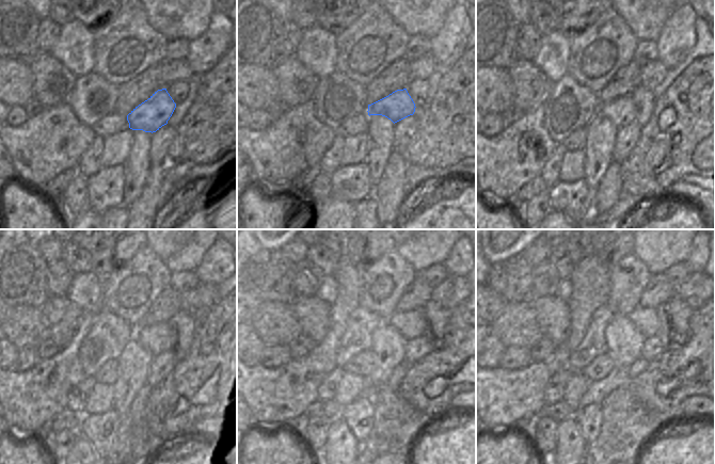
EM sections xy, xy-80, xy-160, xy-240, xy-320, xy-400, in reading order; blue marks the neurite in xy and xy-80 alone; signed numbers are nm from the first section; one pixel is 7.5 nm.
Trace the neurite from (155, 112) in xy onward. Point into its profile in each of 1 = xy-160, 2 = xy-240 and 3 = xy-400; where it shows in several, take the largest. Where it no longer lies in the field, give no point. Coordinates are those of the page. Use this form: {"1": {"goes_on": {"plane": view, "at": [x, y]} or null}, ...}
{"1": {"goes_on": {"plane": "xy-160", "at": [622, 110]}}, "2": {"goes_on": {"plane": "xy-240", "at": [160, 337]}}, "3": {"goes_on": {"plane": "xy-400", "at": [646, 319]}}}

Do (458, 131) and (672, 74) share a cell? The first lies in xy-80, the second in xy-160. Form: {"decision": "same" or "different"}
{"decision": "different"}

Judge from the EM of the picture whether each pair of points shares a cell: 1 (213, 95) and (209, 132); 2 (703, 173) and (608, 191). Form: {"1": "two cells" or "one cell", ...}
{"1": "one cell", "2": "two cells"}

